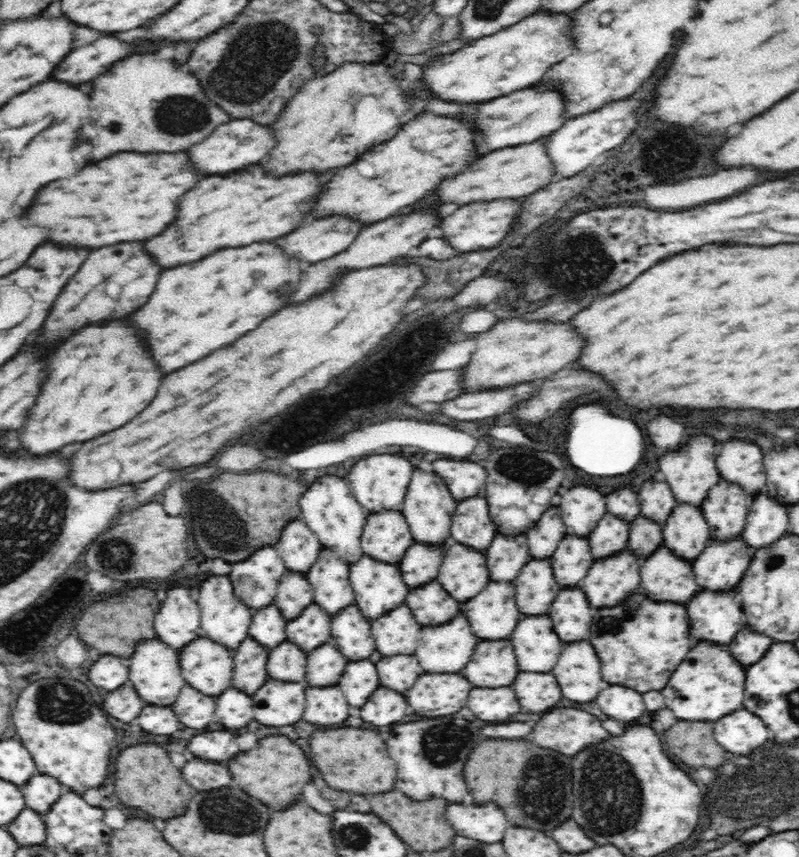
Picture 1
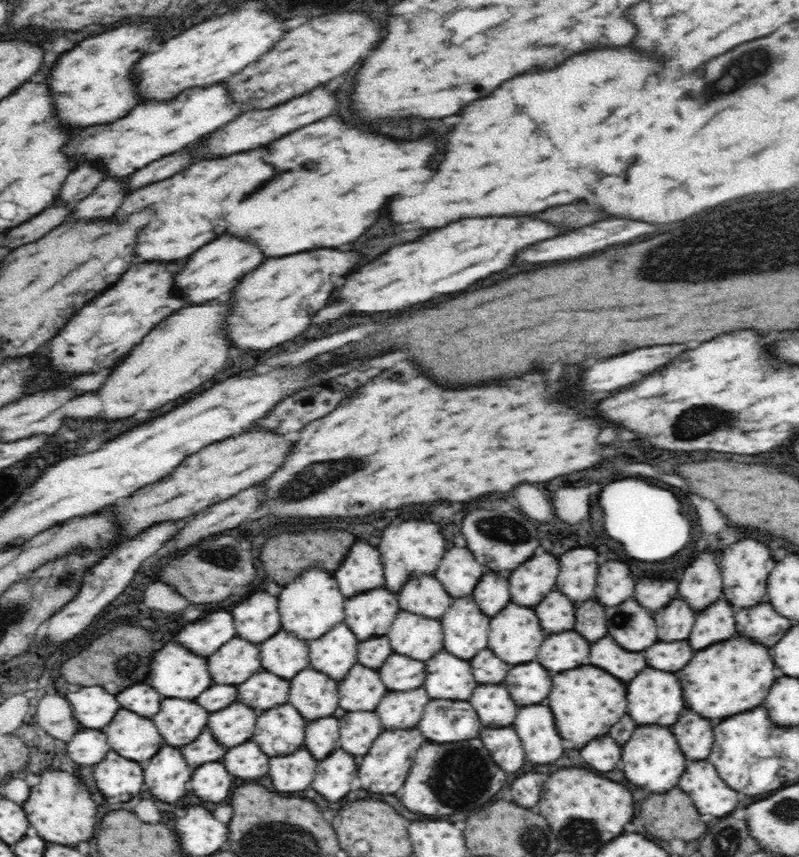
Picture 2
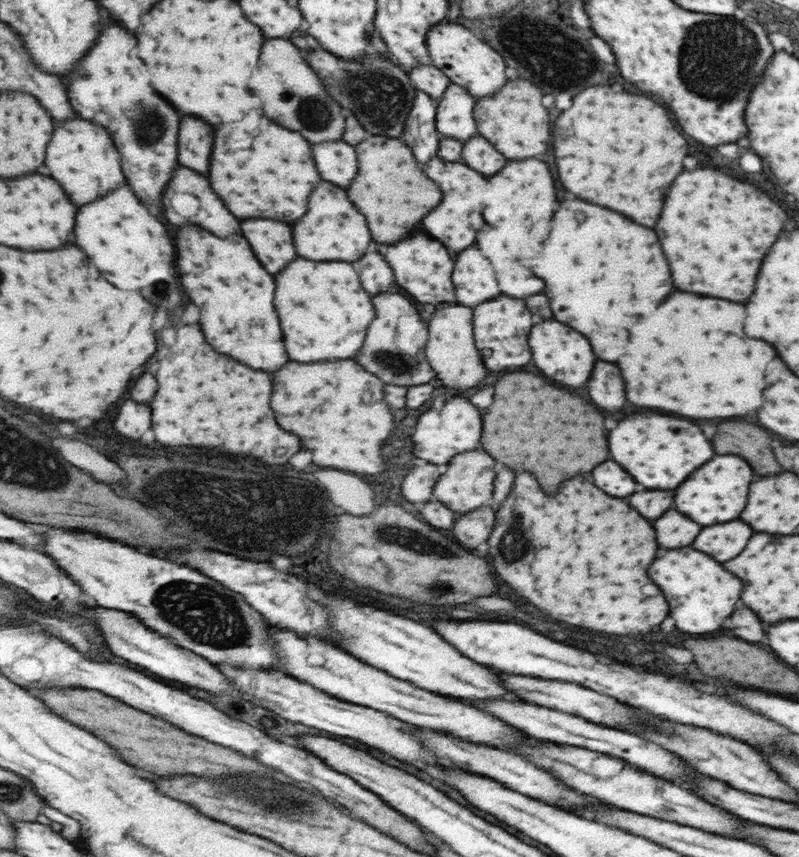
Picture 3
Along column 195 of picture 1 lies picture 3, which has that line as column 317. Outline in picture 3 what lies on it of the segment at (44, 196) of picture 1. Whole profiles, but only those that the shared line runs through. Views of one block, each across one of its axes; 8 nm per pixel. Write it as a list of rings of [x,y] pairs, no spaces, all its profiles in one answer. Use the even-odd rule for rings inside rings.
[[[251,112],[239,124],[229,124],[215,140],[215,172],[211,172],[215,192],[223,198],[229,210],[239,218],[271,218],[283,222],[295,222],[309,210],[309,194],[321,182],[311,144],[299,134],[279,124],[273,124],[259,112]]]

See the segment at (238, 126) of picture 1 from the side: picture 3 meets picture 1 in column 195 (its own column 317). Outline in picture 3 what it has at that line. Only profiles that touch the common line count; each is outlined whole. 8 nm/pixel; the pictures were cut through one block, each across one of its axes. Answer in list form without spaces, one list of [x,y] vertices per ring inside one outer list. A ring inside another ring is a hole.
[[[347,142],[315,144],[315,160],[319,160],[319,172],[323,178],[337,186],[351,186],[357,174],[355,148]]]

